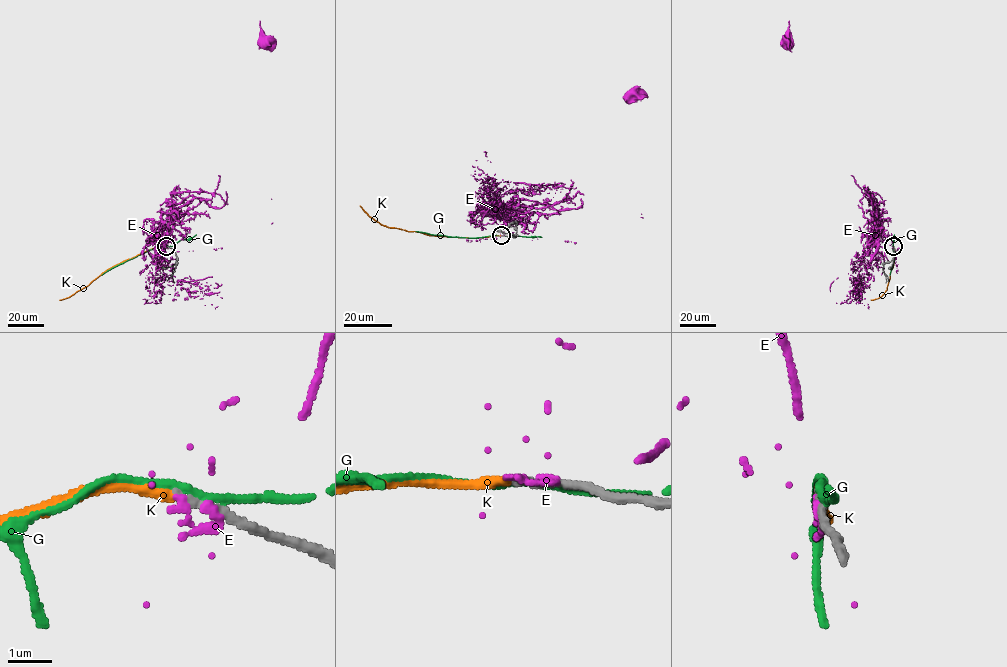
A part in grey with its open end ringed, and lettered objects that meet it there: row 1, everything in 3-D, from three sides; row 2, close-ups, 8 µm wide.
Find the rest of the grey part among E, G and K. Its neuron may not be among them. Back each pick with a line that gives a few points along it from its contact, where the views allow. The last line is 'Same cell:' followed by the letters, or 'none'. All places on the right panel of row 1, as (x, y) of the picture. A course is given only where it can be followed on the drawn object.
K: it runs (893, 246), (893, 266), (887, 288), (880, 297), (871, 300)
Same cell: K

